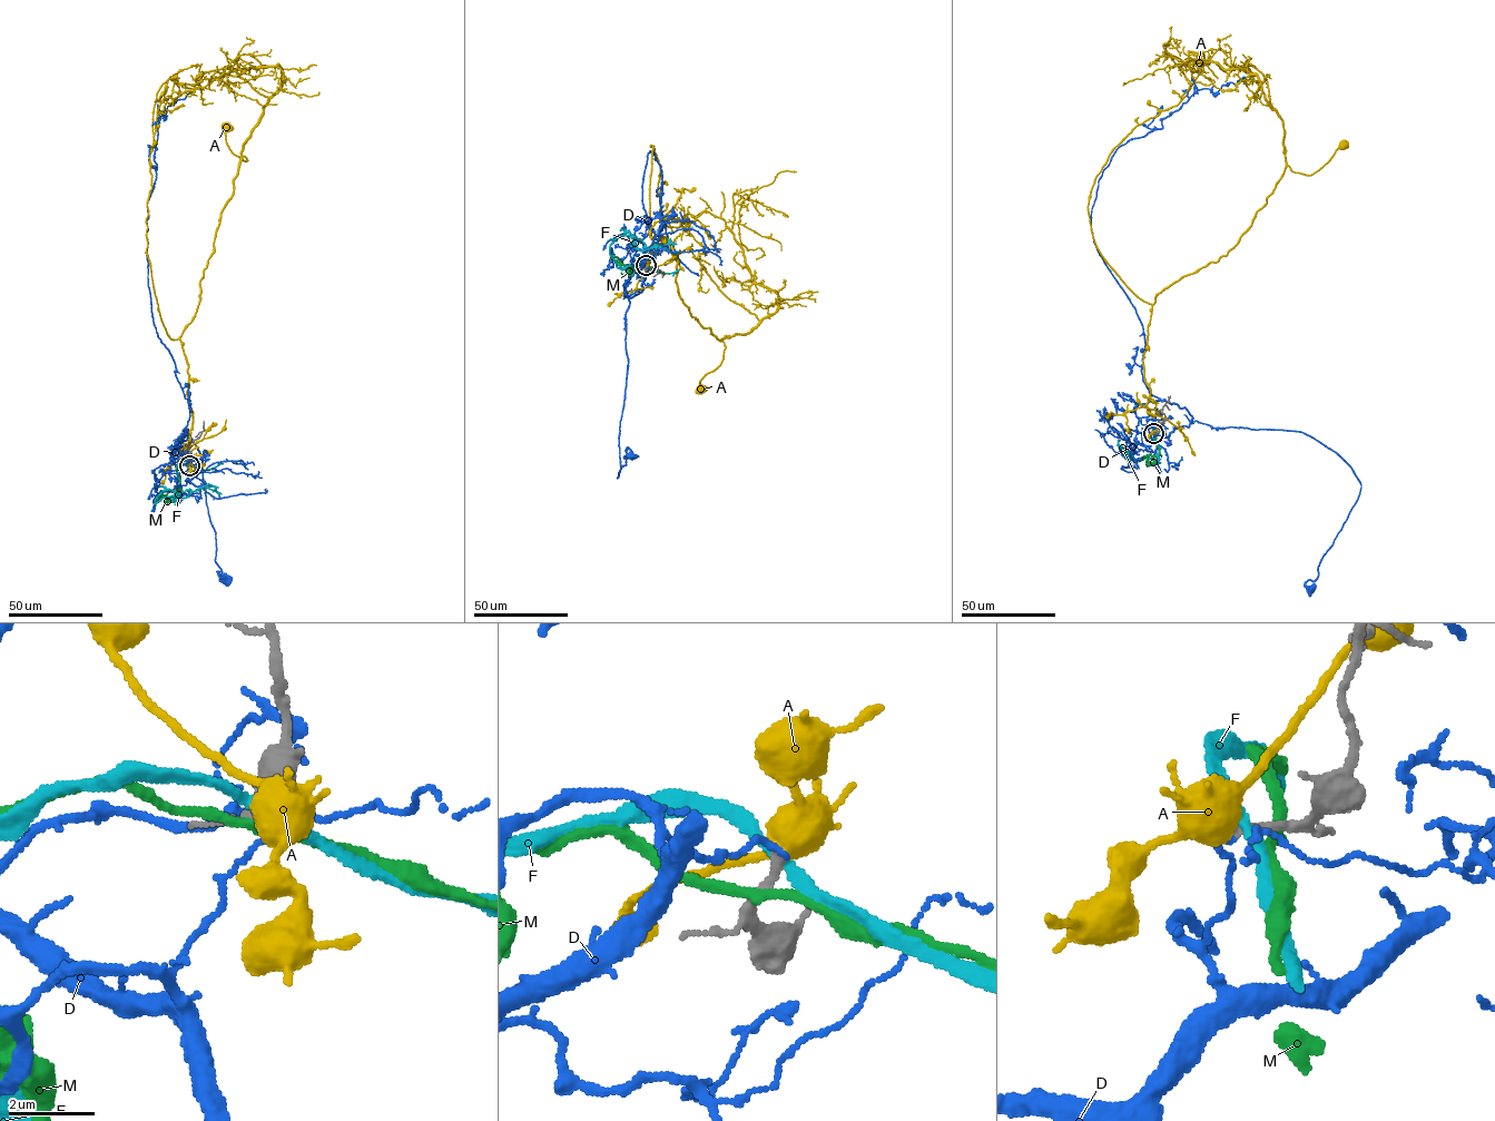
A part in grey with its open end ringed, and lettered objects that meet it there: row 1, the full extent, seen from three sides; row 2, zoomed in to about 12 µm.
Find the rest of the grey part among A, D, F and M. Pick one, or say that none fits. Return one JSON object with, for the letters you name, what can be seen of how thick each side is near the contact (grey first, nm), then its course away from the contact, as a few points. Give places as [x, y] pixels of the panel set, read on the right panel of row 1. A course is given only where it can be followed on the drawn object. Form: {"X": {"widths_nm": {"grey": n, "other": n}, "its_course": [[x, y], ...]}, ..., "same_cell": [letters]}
{"same_cell": []}

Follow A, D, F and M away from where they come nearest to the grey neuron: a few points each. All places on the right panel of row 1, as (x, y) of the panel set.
A: (1153, 433), (1159, 423), (1147, 412), (1142, 360), (1156, 296), (1226, 255), (1286, 166), (1311, 175), (1343, 146)
D: (1153, 434), (1160, 440), (1197, 421), (1299, 431), (1340, 455), (1359, 493), (1318, 577), (1305, 583), (1310, 589)
F: (1153, 433), (1159, 460), (1134, 461), (1120, 445), (1131, 456), (1128, 453), (1130, 464)
M: (1156, 433), (1159, 453), (1148, 455), (1148, 465)

